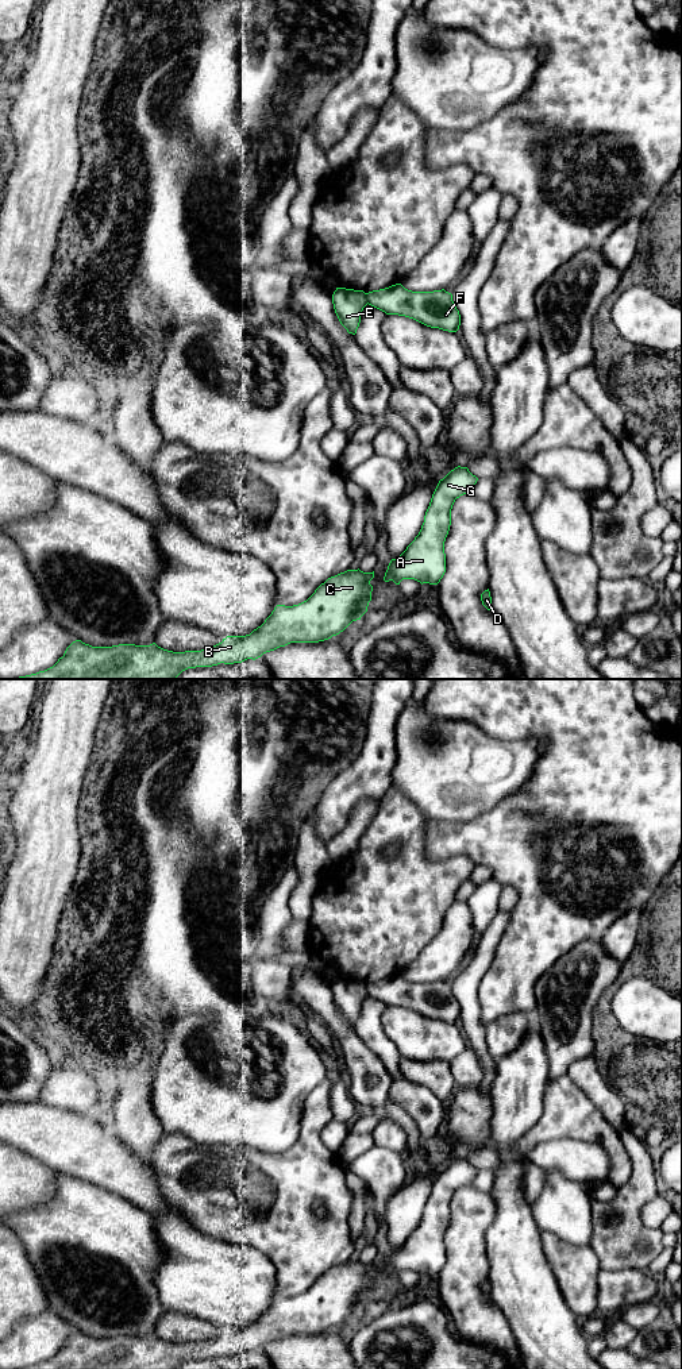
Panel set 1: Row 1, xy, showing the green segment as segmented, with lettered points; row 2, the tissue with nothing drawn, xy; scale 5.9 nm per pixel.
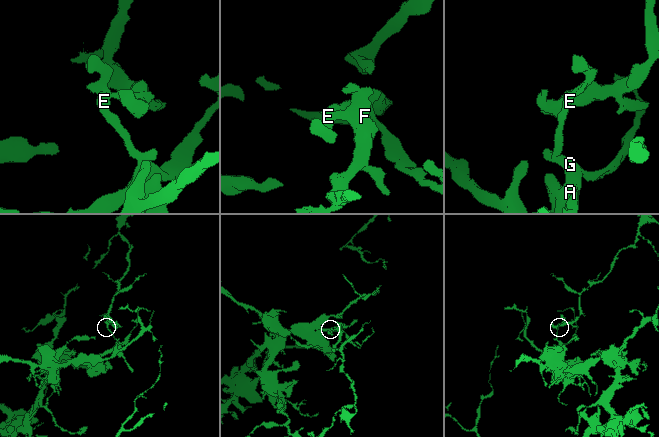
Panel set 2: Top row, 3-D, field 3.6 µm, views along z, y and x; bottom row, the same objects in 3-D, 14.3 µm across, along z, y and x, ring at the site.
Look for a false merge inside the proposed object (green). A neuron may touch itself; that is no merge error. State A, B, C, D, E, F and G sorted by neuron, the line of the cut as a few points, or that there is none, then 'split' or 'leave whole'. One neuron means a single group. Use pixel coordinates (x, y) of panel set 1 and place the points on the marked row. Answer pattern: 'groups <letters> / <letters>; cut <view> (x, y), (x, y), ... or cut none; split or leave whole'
groups A B C D E G / F; cut xy (368, 293), (366, 303); split

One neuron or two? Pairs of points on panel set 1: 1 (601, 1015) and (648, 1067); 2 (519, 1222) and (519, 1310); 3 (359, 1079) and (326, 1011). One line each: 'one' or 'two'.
1: one
2: one
3: one

